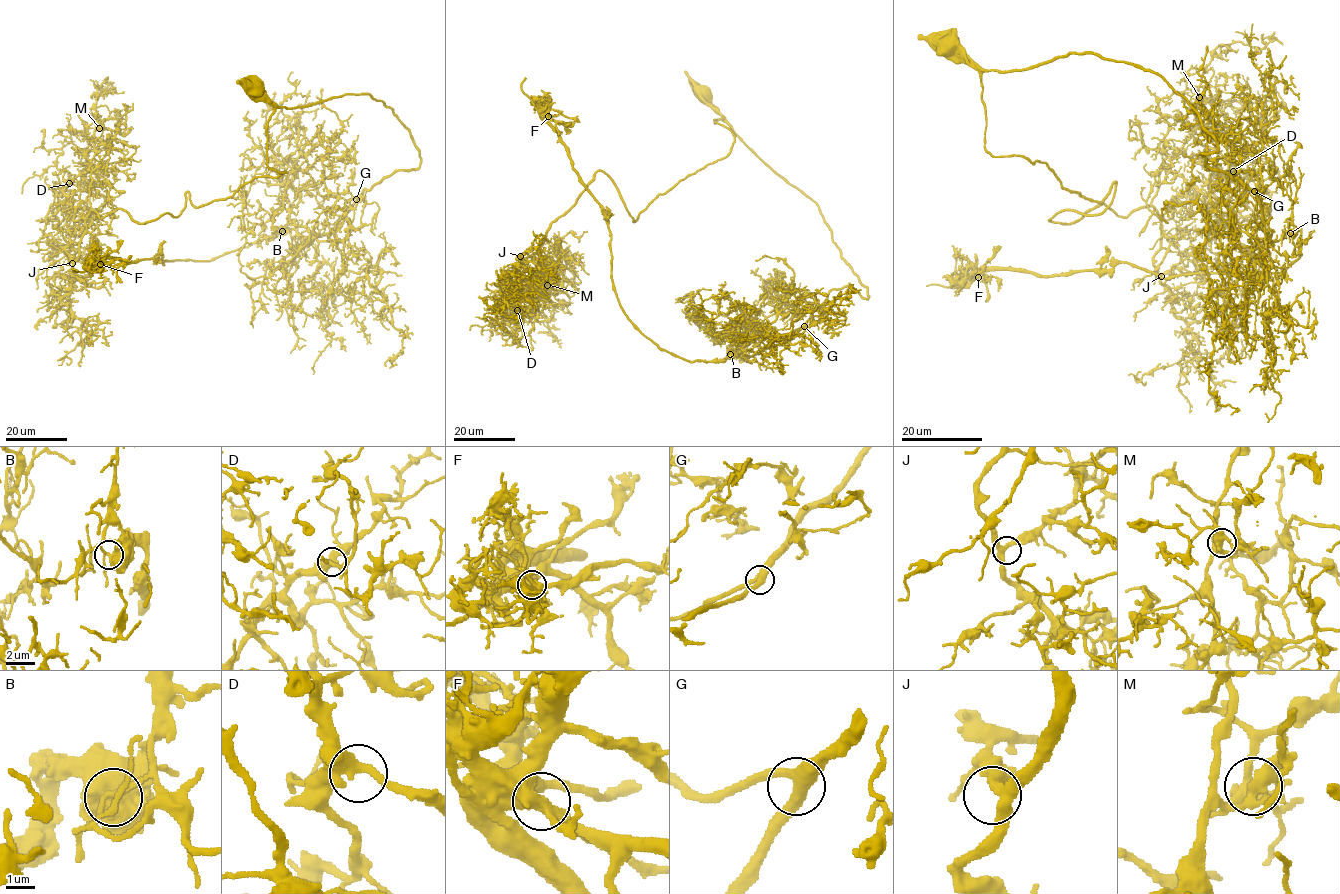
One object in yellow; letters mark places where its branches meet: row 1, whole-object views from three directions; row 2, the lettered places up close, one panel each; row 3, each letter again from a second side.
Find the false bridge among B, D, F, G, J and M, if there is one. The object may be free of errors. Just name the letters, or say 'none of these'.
B

